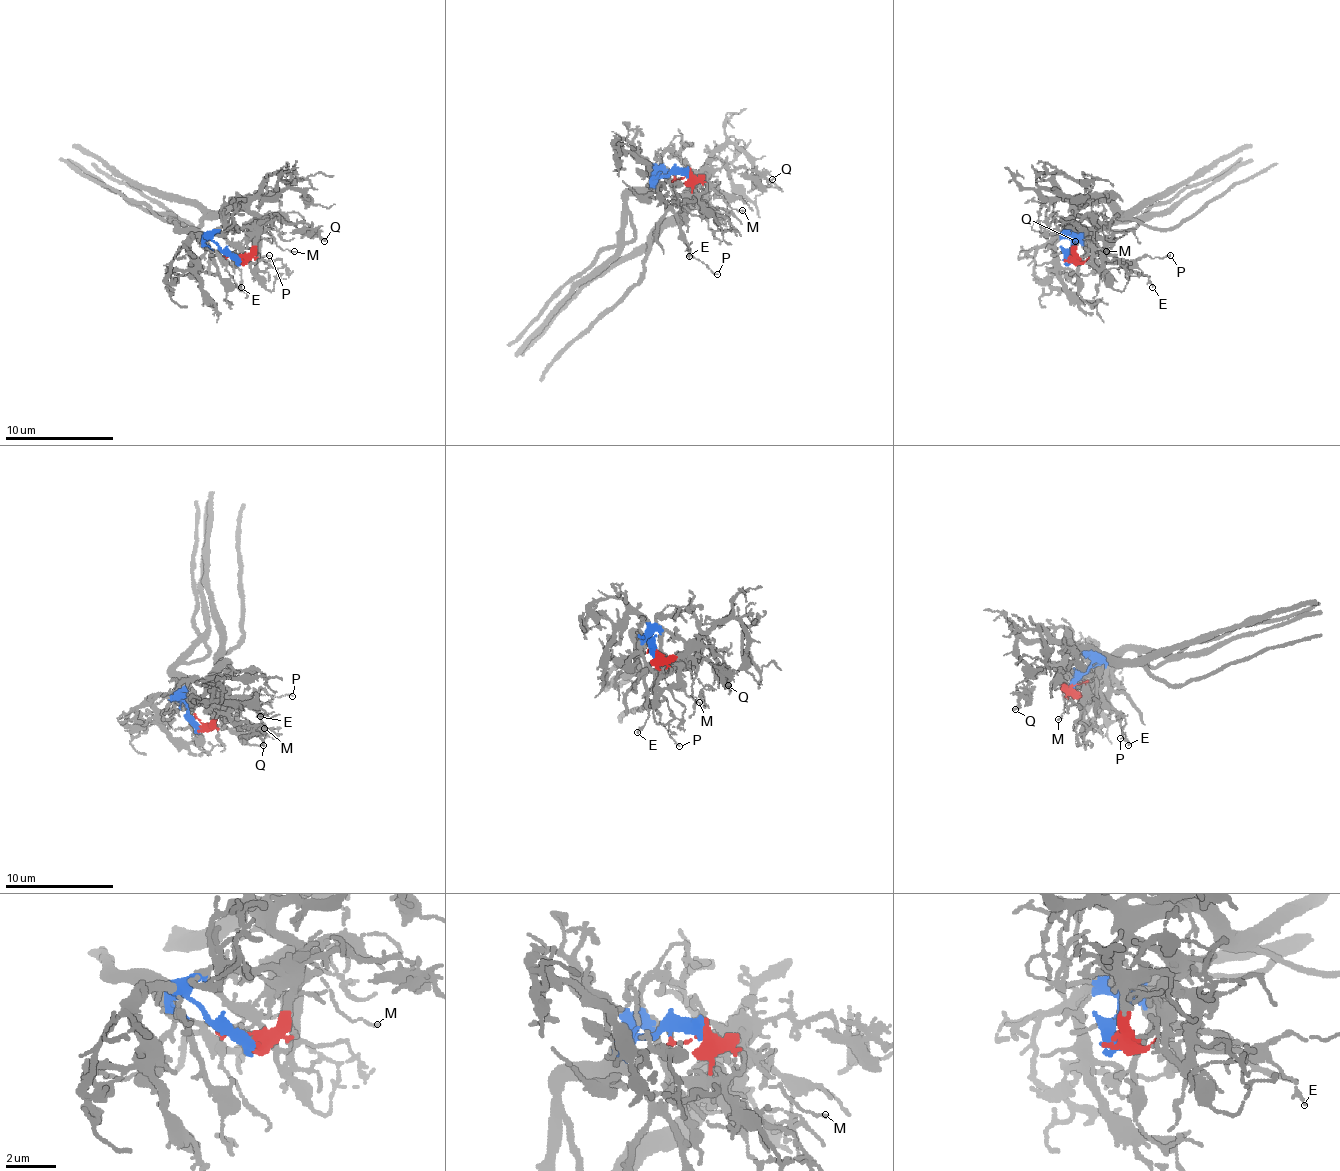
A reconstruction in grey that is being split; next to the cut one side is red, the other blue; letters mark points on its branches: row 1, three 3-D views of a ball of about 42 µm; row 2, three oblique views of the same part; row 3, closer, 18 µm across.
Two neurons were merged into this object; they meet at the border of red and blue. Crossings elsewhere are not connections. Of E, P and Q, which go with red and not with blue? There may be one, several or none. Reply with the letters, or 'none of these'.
Q

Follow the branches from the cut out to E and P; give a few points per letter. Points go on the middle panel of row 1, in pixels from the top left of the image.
E: (675, 175), (658, 178), (653, 189), (677, 219), (680, 238), (688, 246), (688, 257)
P: (675, 175), (658, 178), (653, 189), (677, 219), (680, 241), (688, 251), (718, 273)

